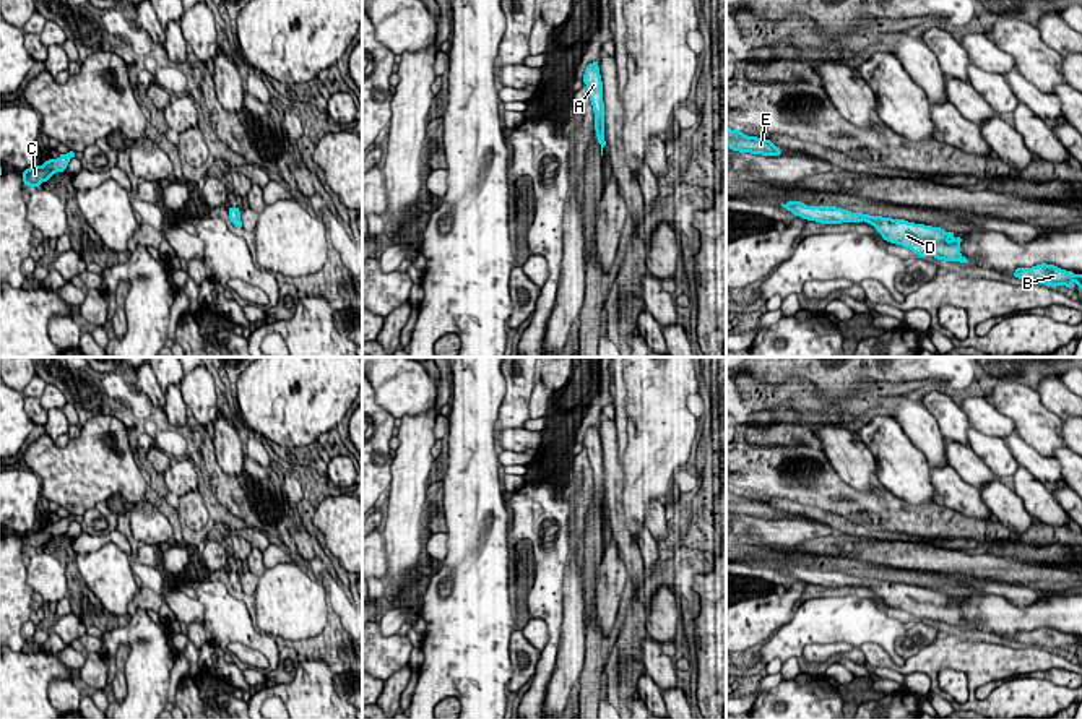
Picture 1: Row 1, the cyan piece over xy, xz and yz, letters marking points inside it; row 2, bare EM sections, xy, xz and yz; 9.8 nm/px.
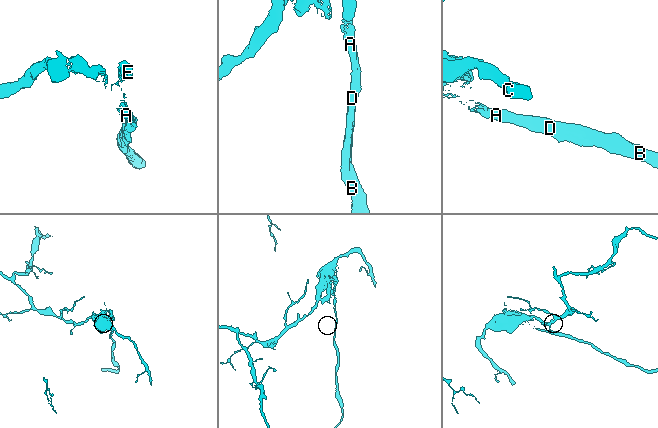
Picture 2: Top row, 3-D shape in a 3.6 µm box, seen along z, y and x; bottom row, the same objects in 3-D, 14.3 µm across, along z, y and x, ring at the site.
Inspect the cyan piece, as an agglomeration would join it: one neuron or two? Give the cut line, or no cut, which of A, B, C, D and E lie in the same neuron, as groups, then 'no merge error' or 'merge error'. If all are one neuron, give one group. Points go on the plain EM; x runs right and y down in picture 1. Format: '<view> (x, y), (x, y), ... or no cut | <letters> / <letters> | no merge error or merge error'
no cut | A B C D E | no merge error

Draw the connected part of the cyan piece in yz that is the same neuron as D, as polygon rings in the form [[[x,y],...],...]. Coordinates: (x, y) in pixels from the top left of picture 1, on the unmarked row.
[[[788,565],[786,568],[781,566],[781,570],[794,579],[820,588],[864,584],[874,589],[884,604],[910,612],[920,622],[934,620],[944,625],[968,626],[968,623],[960,617],[962,602],[955,602],[954,596],[946,596],[941,591],[915,588],[905,583],[851,576],[837,570],[807,570],[801,565]]]

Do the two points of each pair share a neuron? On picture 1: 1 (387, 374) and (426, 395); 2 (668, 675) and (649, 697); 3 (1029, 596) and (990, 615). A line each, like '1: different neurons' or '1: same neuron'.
1: same neuron
2: different neurons
3: different neurons

